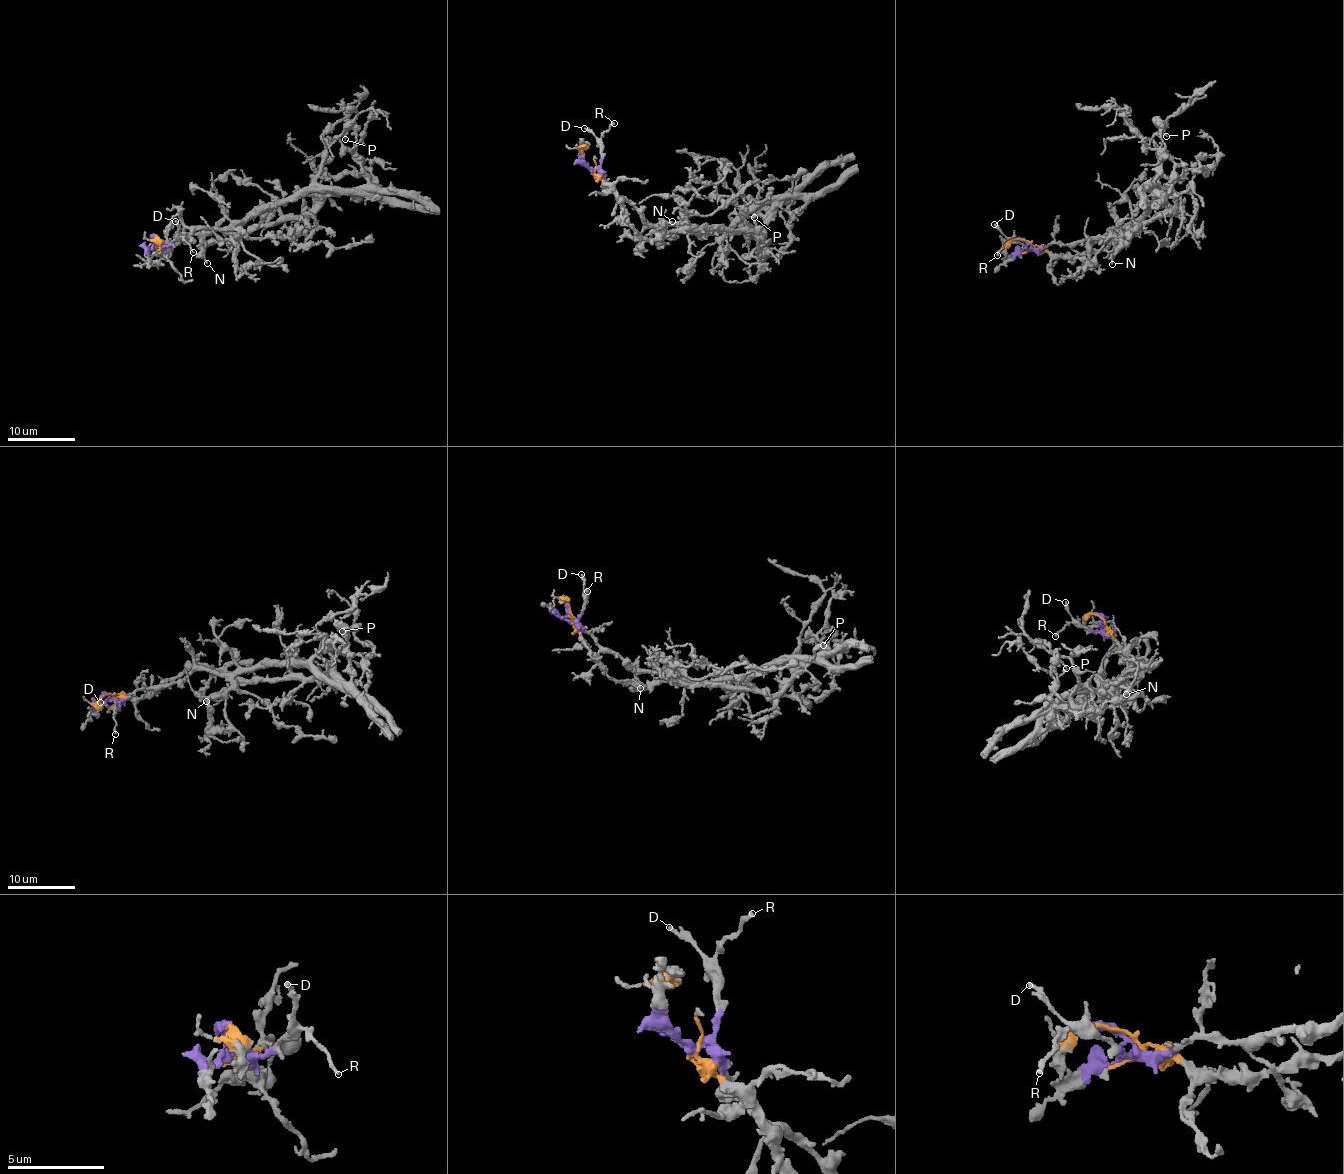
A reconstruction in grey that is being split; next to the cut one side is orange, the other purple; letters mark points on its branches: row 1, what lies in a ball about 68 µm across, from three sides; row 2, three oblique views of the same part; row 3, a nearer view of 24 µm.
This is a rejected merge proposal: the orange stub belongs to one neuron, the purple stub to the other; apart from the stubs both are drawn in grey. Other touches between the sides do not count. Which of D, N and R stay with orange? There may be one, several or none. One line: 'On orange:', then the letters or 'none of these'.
On orange: N

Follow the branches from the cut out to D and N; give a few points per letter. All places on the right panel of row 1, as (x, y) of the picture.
D: (1025, 241), (1031, 248), (1009, 237), (994, 224)
N: (1025, 241), (1040, 245), (1058, 255), (1081, 255), (1098, 251), (1125, 235), (1123, 246), (1112, 257), (1111, 264)

